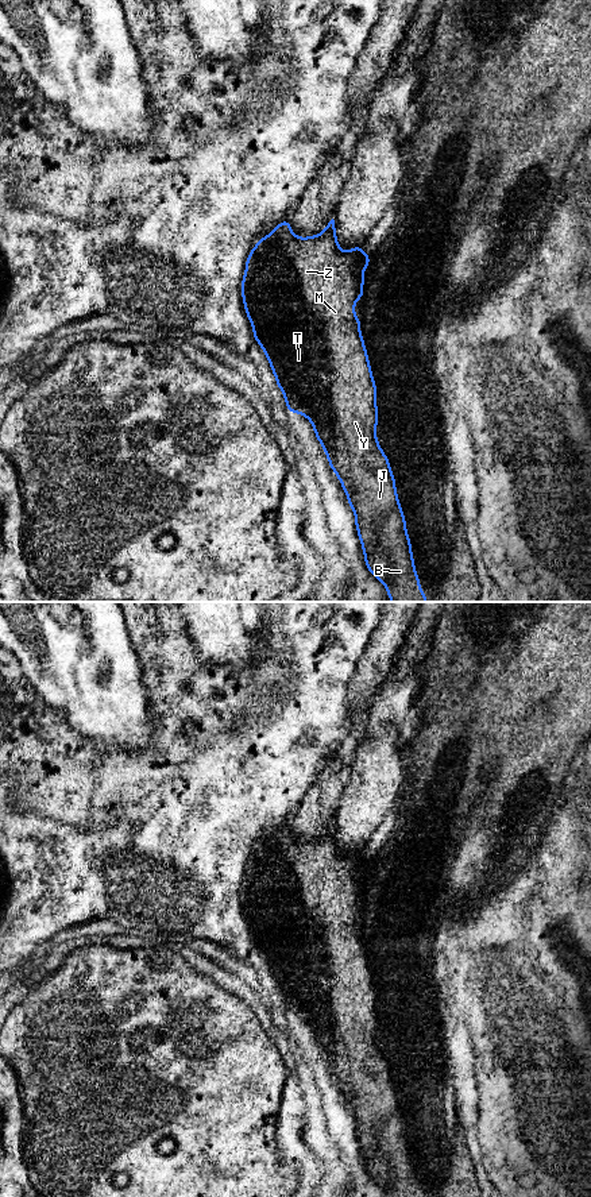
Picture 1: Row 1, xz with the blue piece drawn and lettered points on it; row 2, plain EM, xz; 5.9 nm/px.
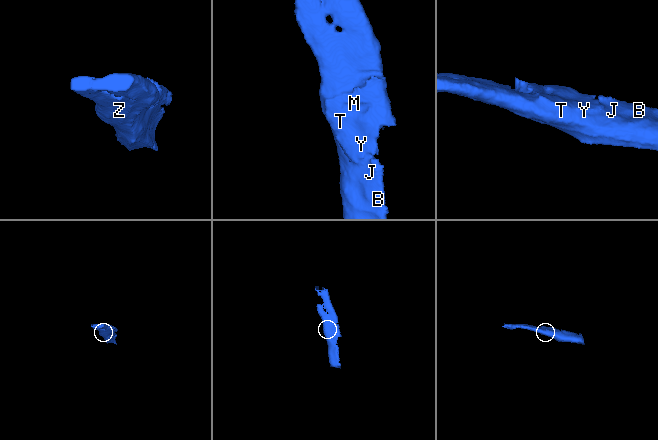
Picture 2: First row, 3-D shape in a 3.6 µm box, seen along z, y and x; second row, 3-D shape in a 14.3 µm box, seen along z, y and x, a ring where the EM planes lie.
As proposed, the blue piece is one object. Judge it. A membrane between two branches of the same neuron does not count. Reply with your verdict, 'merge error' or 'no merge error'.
no merge error

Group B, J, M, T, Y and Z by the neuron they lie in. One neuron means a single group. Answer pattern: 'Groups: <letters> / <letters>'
Groups: B J M T Y Z

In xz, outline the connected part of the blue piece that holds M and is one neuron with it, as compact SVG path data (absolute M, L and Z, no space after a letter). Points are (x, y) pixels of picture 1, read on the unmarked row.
M289 823L277 829L274 835L262 842L248 858L242 901L254 943L270 966L287 1015L302 1019L312 1027L329 1070L348 1103L348 1109L355 1116L366 1171L385 1189L387 1197L422 1197L395 1084L390 1066L376 1045L376 991L360 937L360 923L355 919L355 907L364 901L363 876L368 869L370 858L362 857L362 849L348 856L340 854L333 823L321 838L309 842L298 842L290 834Z

